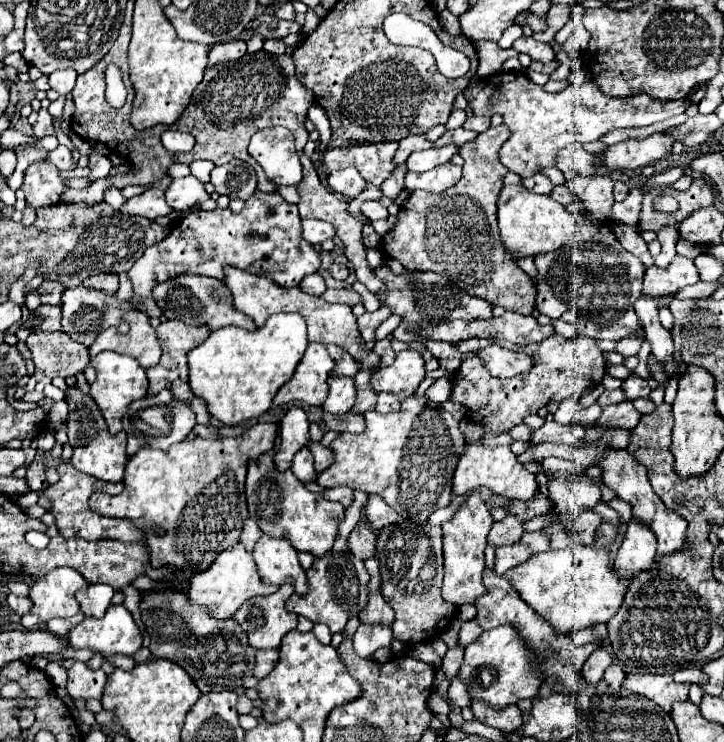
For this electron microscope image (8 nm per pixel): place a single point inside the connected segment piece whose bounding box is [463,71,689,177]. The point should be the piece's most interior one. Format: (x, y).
(541, 123)

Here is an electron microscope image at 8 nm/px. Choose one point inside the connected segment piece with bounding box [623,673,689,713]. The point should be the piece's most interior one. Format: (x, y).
(662, 689)

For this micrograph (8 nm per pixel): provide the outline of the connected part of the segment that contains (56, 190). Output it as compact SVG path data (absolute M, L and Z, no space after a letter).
M37 161L25 169L25 181L23 187L27 205L31 205L35 211L59 203L61 193L65 191L63 177L59 175L59 169L49 161Z

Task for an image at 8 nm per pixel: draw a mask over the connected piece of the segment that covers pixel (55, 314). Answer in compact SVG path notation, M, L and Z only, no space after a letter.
M37 307L23 327L31 331L61 331L61 307Z

